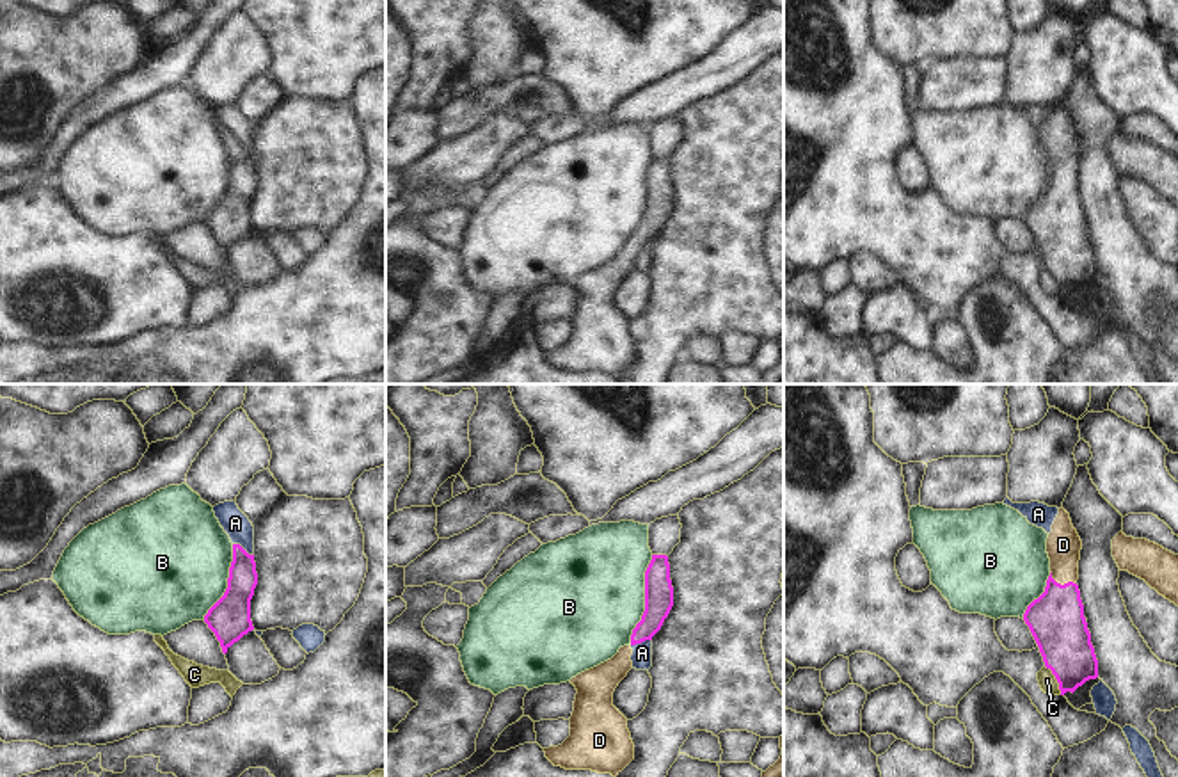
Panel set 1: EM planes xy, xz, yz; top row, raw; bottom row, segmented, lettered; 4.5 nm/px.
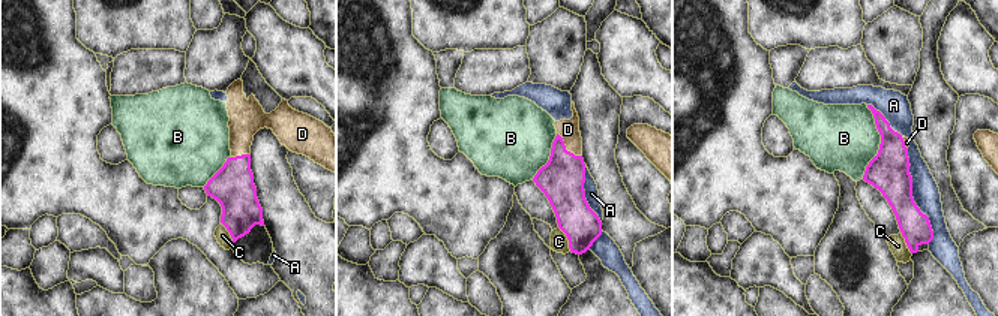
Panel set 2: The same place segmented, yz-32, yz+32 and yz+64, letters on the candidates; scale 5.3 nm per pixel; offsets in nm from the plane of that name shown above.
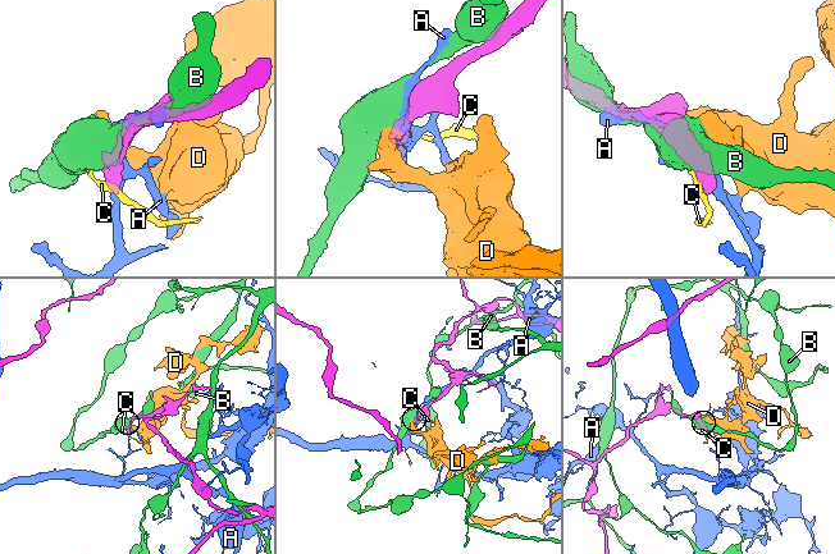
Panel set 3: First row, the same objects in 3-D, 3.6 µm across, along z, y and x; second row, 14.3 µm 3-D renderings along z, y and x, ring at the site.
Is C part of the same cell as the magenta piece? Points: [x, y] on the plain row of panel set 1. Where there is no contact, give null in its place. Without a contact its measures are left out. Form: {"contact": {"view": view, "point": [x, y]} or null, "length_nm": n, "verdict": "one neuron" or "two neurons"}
{"contact": {"view": "yz", "point": [1056, 280]}, "length_nm": 150, "verdict": "two neurons"}

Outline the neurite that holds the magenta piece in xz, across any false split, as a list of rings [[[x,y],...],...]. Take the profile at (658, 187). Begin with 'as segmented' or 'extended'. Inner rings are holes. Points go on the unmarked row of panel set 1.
as segmented | [[[652,156],[645,172],[645,213],[631,236],[631,247],[652,242],[673,208],[673,188],[666,156]]]

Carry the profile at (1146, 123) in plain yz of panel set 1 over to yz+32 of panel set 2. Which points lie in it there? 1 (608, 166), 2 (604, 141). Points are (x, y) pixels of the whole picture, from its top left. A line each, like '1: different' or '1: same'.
1: different
2: different

